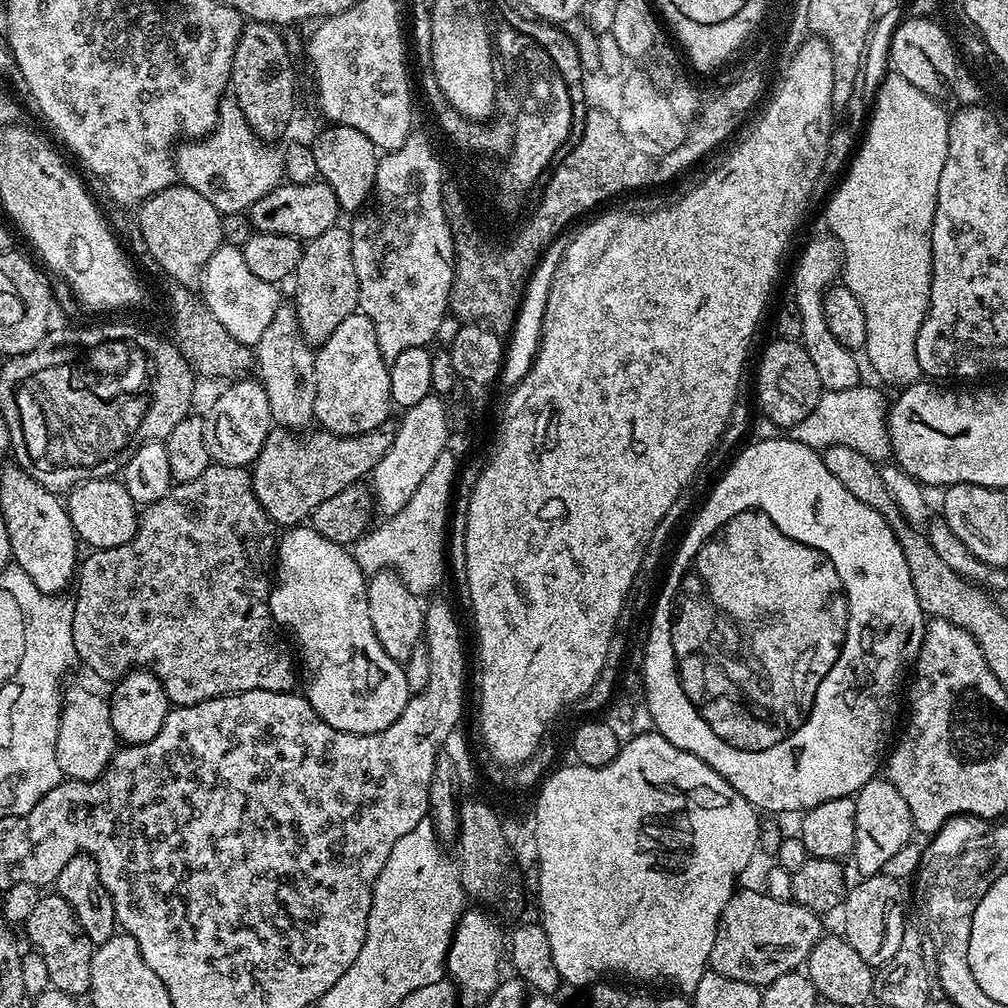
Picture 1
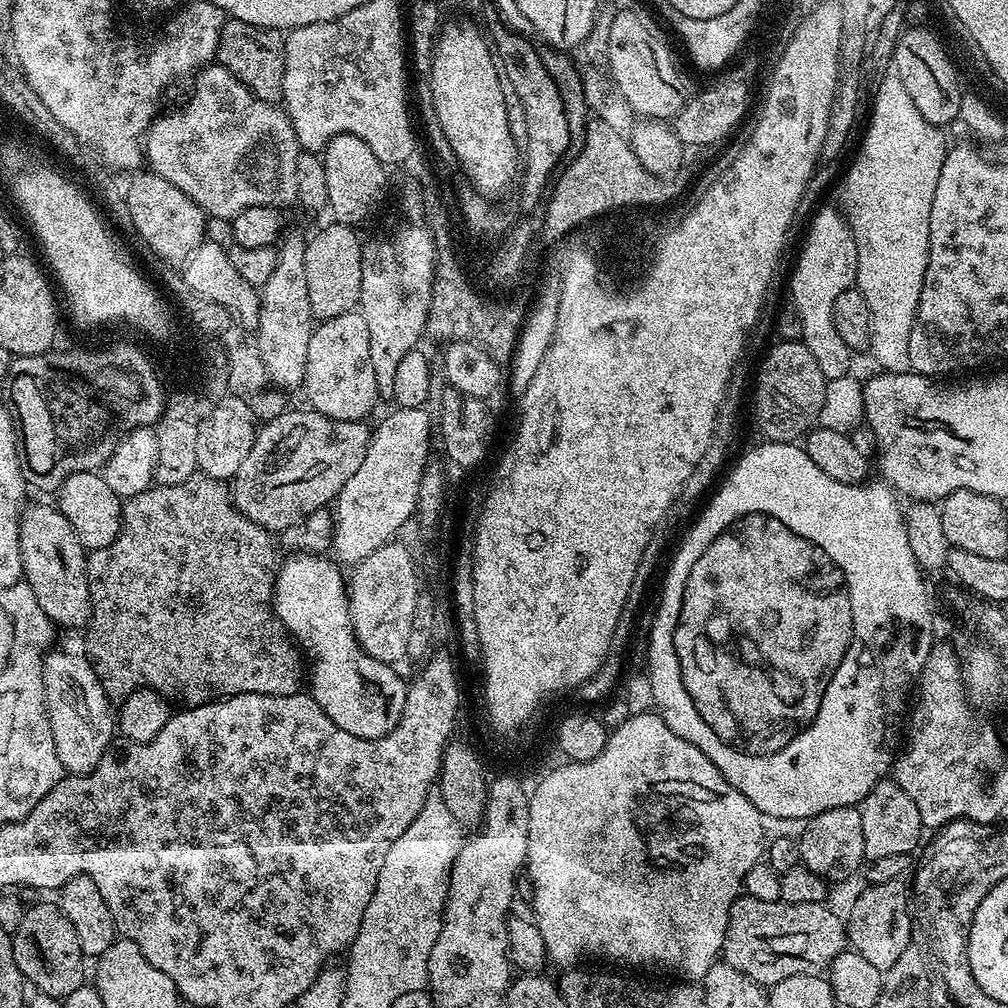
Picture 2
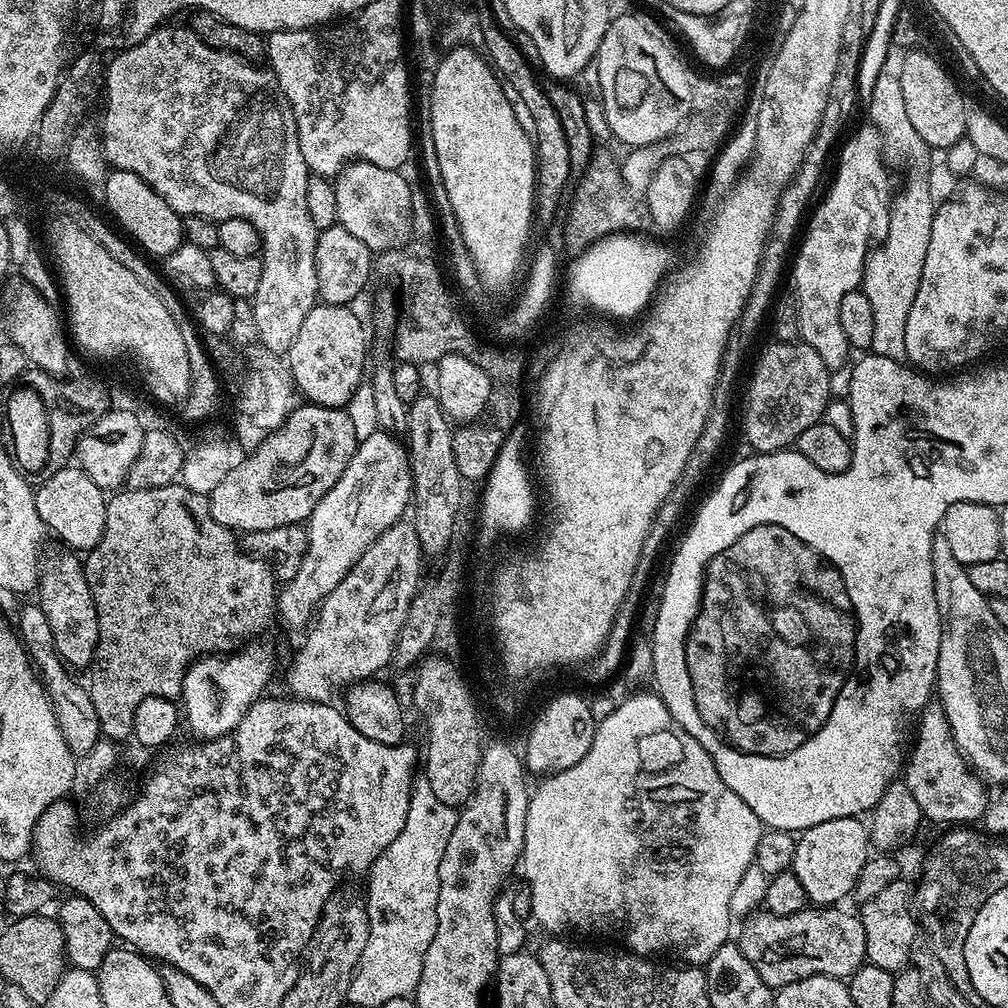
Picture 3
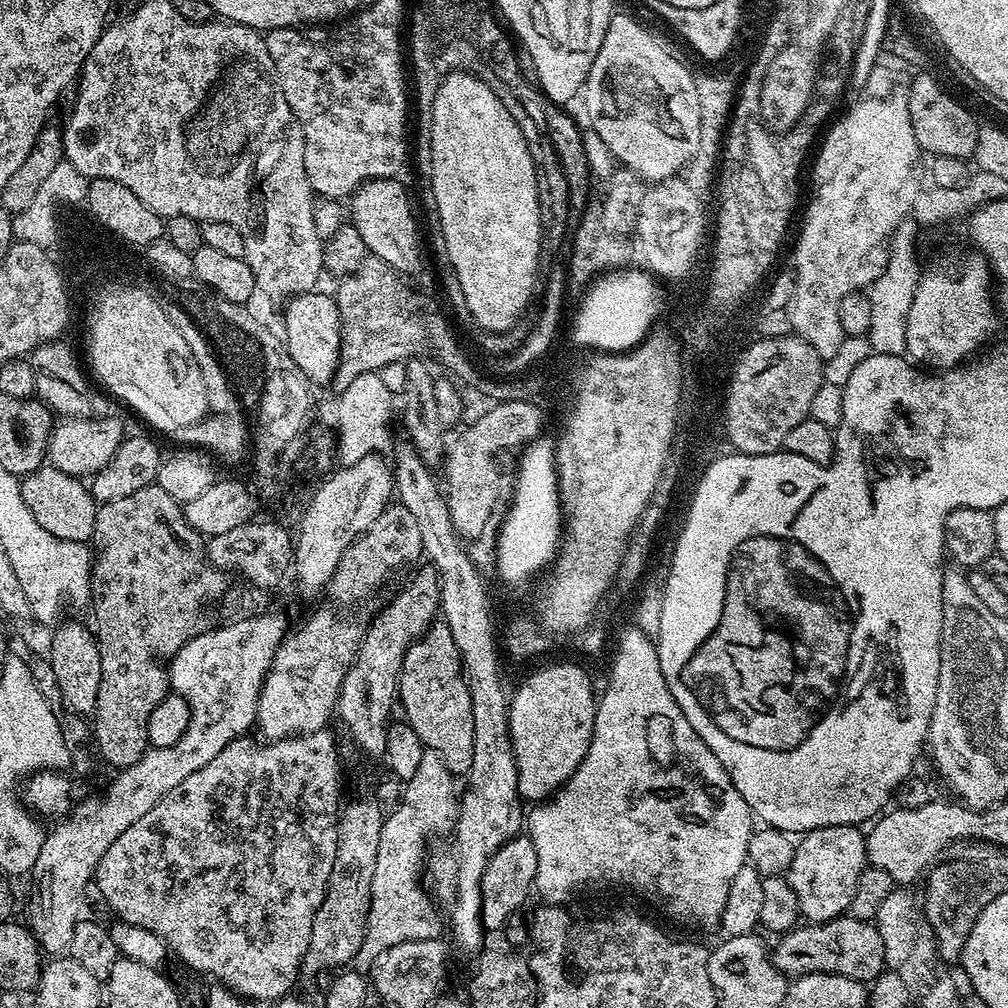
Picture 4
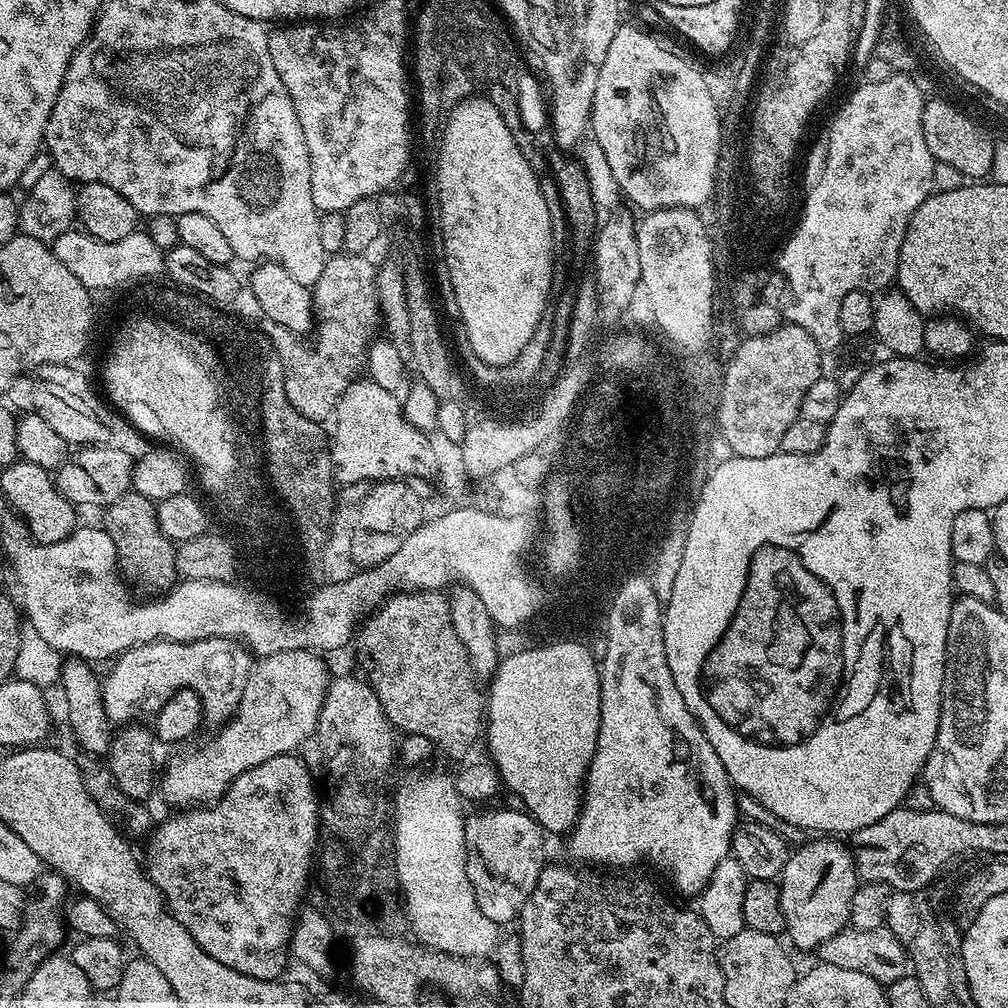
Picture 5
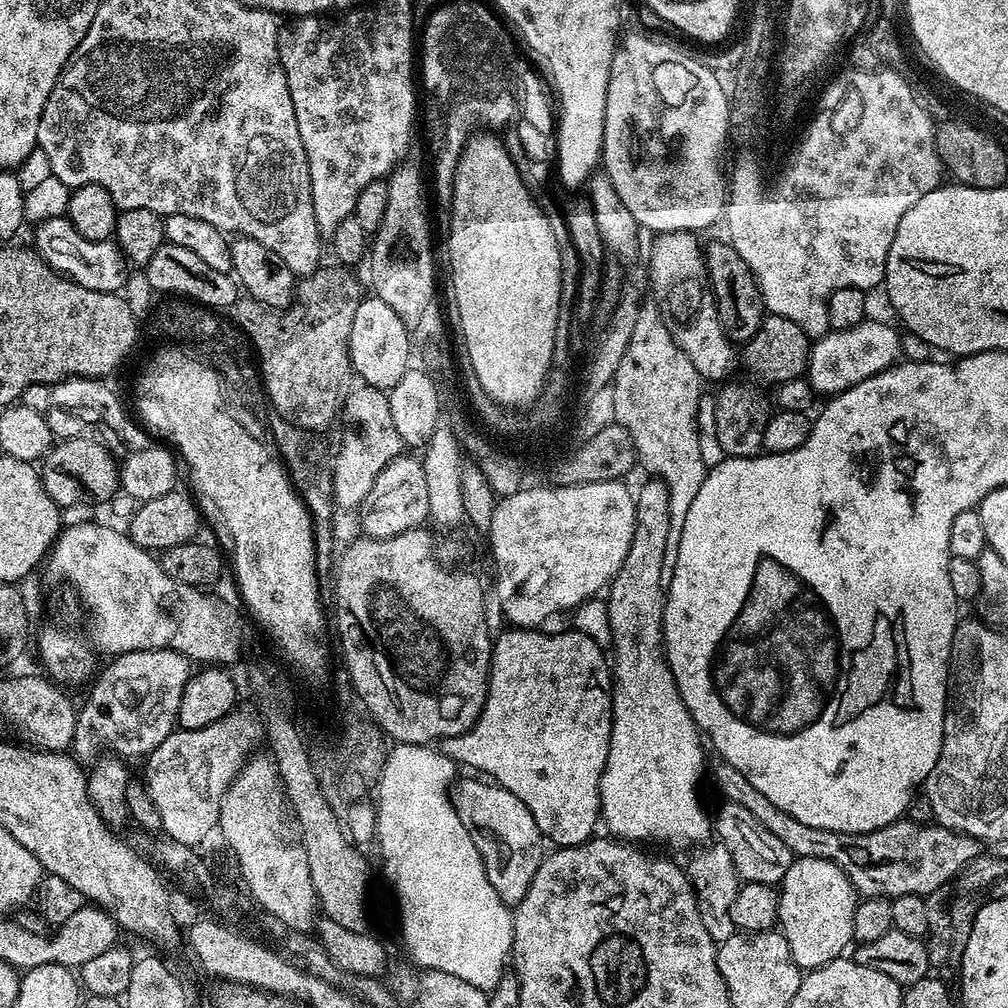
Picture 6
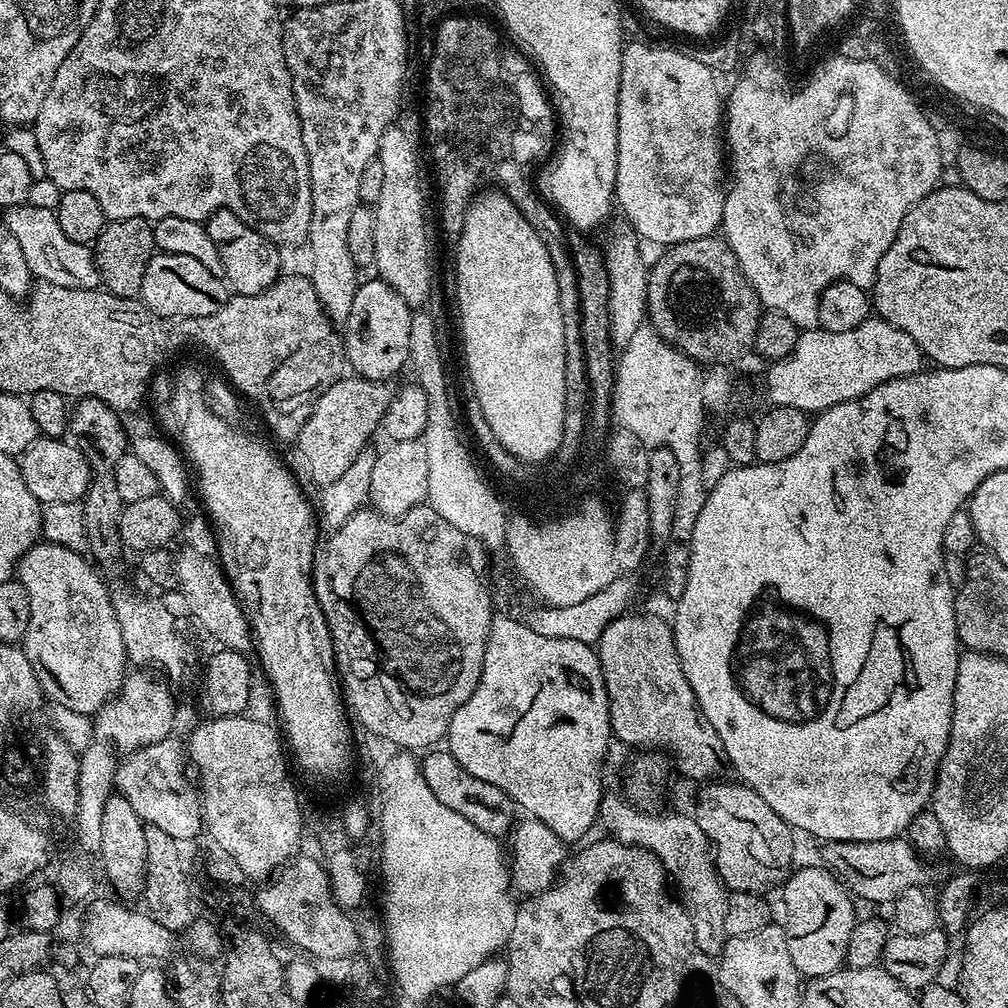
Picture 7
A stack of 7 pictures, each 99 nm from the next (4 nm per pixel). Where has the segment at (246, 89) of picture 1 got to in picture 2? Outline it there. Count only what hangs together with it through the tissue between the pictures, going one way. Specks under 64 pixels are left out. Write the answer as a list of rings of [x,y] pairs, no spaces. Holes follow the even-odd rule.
[[[225,19],[220,29],[216,60],[229,68],[259,100],[279,101],[284,95],[284,37],[278,28],[263,28],[250,22]]]

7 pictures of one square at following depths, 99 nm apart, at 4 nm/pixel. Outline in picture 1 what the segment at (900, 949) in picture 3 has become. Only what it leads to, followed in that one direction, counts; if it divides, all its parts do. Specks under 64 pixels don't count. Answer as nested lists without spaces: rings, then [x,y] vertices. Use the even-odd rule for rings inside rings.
[[[883,874],[879,876],[865,876],[857,879],[857,881],[856,885],[853,883],[847,889],[846,895],[843,898],[842,911],[844,910],[844,929],[842,929],[842,935],[850,946],[854,946],[854,950],[858,950],[858,954],[862,954],[864,961],[873,966],[879,966],[886,963],[890,958],[894,958],[894,954],[898,954],[898,946],[902,946],[902,930],[906,926],[906,920],[904,920],[904,896],[900,893],[901,885],[897,880]]]

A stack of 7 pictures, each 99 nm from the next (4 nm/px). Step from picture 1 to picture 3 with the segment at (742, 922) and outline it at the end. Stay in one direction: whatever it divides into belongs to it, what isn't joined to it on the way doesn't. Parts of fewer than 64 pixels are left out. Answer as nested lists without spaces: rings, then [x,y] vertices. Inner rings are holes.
[[[807,906],[798,913],[779,916],[767,910],[757,911],[747,917],[740,928],[738,943],[740,949],[758,970],[758,978],[766,982],[769,988],[779,990],[811,976],[835,976],[837,978],[851,977],[866,963],[866,930],[862,930],[859,915],[843,912],[840,906]]]

